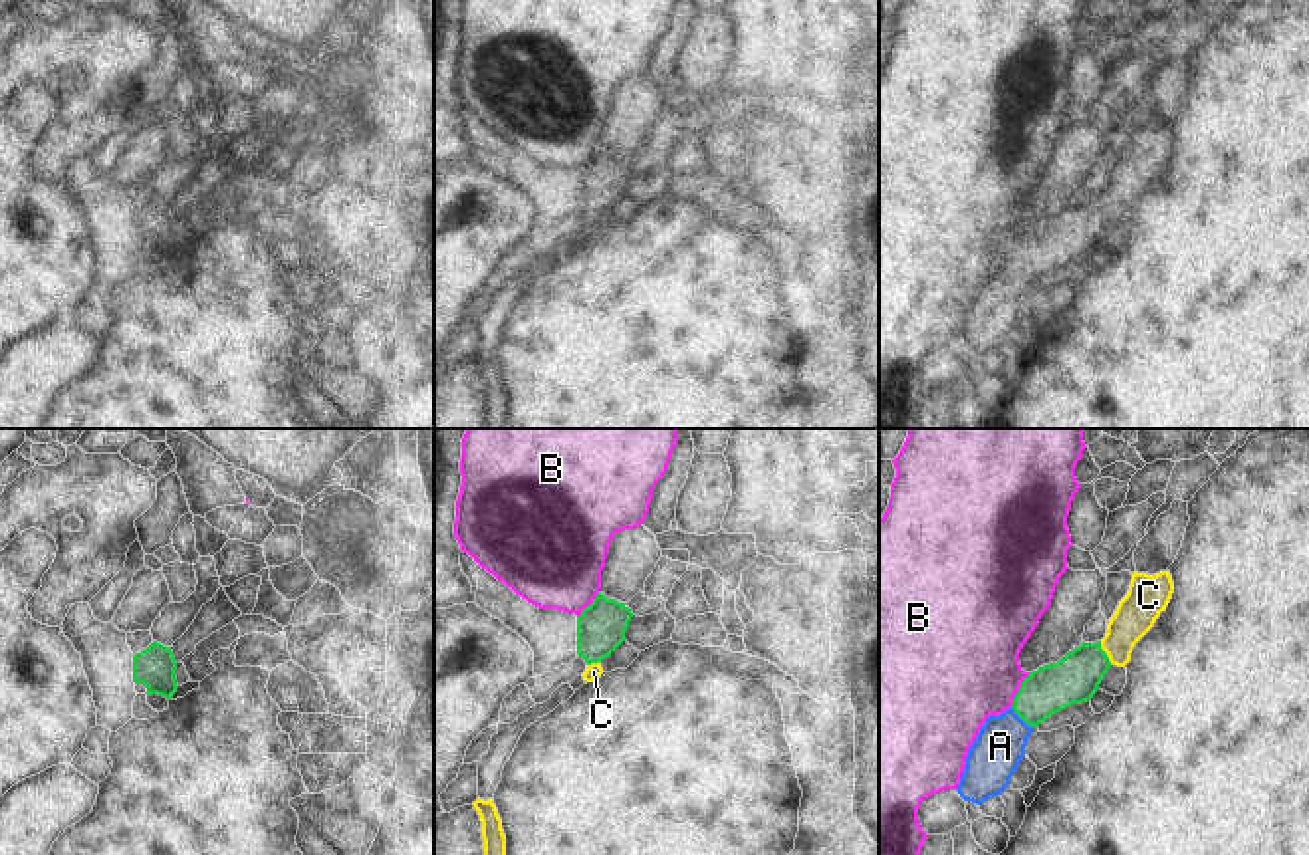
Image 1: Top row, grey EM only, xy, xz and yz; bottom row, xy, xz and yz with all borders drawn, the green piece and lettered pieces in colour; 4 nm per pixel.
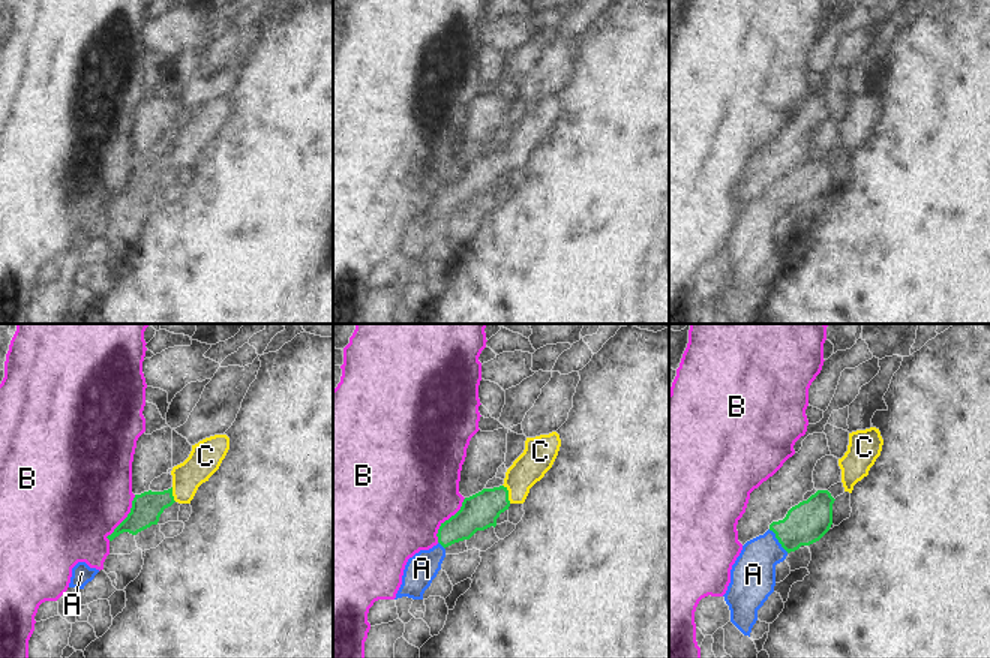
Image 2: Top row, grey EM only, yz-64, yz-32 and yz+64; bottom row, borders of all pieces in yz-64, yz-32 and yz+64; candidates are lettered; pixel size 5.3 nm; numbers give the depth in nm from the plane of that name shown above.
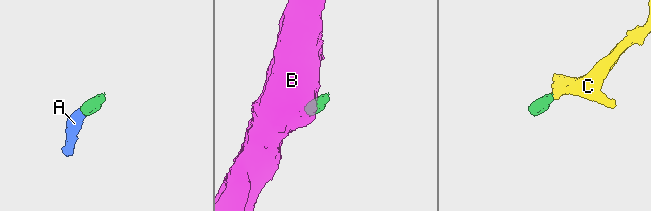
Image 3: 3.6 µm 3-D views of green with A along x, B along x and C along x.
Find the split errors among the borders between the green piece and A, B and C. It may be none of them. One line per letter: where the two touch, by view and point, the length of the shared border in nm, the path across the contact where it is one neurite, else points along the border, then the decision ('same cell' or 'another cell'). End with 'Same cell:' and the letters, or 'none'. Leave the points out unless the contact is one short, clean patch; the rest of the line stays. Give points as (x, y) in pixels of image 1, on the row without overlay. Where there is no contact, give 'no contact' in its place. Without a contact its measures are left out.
A: contact yz (1022, 274); length 130 nm; way yz (1054, 243), (1022, 274), (1000, 302); same cell
B: contact yz (1020, 246); length 170 nm; border yz (1030, 229), (1010, 262); another cell
C: contact yz (1105, 209); length 110 nm; way yz (1073, 235), (1095, 213), (1105, 209), (1121, 193), (1137, 167); same cell
Same cell: A, C

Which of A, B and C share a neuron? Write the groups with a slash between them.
A C / B

